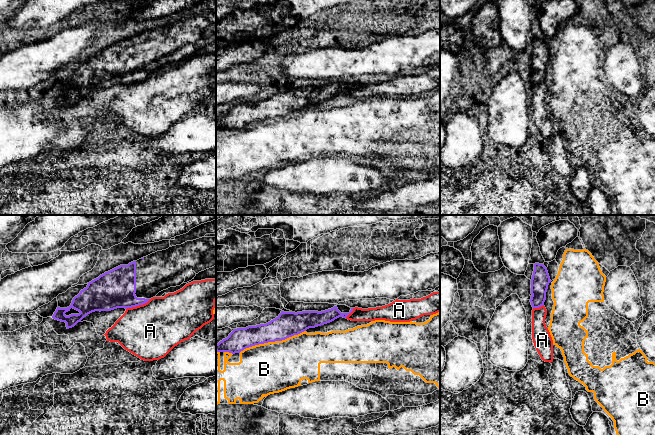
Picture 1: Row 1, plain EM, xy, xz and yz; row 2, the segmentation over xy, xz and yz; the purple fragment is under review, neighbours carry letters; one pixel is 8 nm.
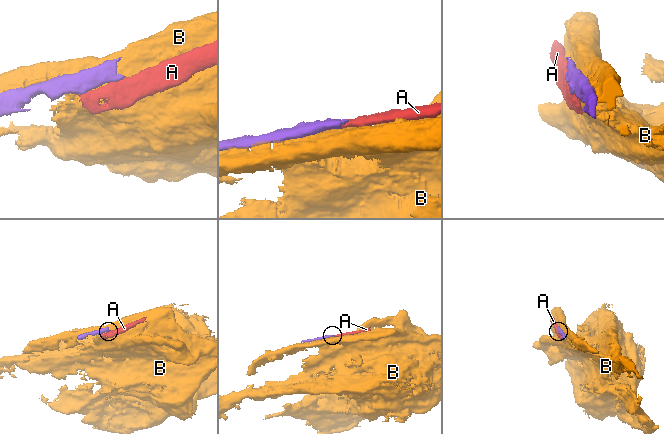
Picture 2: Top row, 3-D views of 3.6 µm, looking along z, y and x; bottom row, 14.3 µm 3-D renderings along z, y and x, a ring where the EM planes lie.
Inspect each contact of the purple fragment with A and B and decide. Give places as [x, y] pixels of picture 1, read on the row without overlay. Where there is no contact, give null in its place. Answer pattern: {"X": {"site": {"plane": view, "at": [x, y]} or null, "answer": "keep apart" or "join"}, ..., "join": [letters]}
{"A": {"site": {"plane": "xy", "at": [138, 81]}, "answer": "keep apart"}, "B": {"site": {"plane": "xz", "at": [272, 117]}, "answer": "keep apart"}, "join": []}

